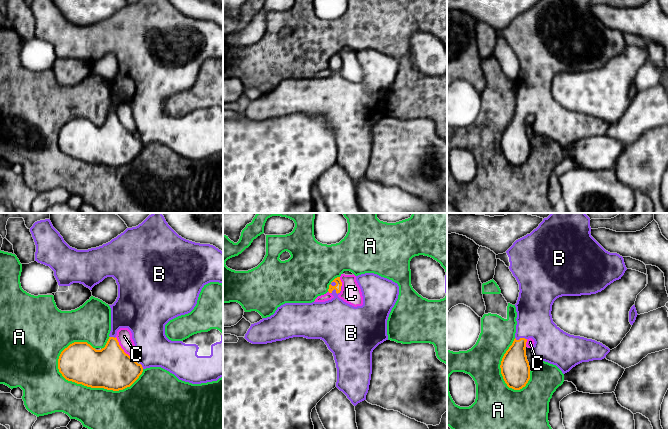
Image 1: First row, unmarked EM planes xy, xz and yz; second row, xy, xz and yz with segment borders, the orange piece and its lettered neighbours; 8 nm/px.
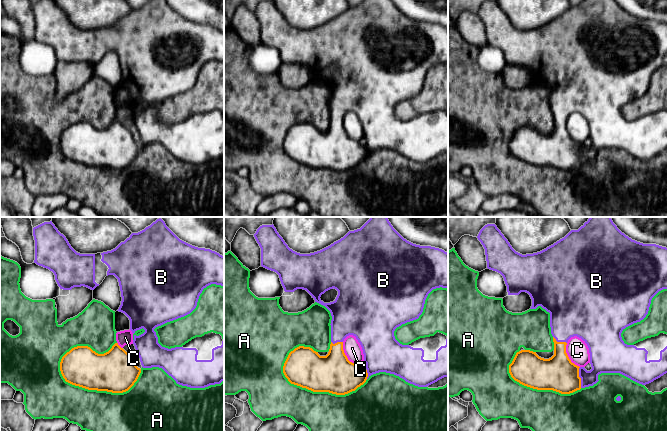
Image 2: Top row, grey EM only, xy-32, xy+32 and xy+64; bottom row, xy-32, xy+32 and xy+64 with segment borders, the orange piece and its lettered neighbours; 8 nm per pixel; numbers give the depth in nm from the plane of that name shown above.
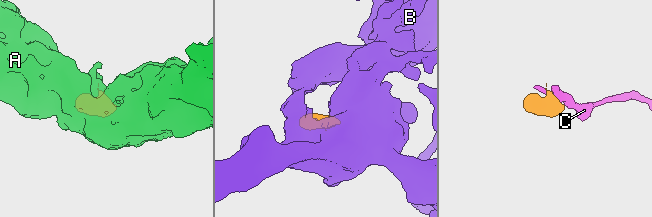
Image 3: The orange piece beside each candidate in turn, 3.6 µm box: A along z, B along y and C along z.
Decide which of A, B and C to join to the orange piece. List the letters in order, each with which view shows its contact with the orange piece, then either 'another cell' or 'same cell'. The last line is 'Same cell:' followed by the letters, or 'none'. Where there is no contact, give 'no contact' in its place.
A: xy | another cell
B: xz | same cell
C: xy | another cell
Same cell: B

